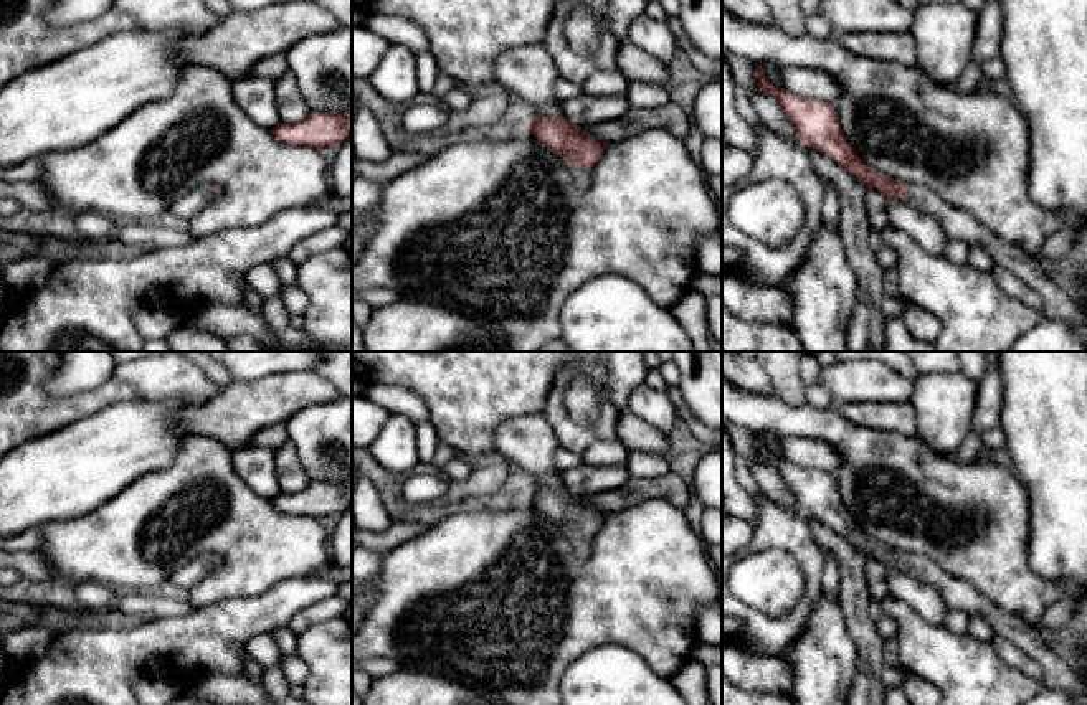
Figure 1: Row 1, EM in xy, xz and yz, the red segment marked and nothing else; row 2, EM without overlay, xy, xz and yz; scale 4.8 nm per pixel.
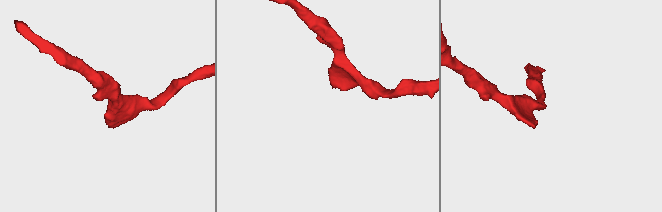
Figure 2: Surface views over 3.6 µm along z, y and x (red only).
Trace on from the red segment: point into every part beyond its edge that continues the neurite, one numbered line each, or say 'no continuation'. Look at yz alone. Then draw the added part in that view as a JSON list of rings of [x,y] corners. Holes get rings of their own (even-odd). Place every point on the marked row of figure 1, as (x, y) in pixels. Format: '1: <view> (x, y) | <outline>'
1: yz (958, 225) | [[[907,183],[905,200],[912,208],[935,216],[950,241],[981,248],[998,267],[1013,272],[1021,282],[1032,287],[1041,296],[1044,319],[1072,324],[1087,345],[1085,312],[1046,274],[1037,254],[1029,254],[1023,248],[996,238],[971,215],[950,206],[925,187]]]

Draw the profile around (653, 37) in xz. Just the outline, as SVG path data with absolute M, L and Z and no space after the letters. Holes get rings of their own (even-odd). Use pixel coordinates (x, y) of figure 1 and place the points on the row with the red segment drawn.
M641 13L629 25L628 41L666 66L679 50L667 21L657 21L646 13Z

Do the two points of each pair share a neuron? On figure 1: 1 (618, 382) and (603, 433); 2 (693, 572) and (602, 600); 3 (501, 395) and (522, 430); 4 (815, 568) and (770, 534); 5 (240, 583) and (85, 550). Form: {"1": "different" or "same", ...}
{"1": "different", "2": "same", "3": "different", "4": "same", "5": "same"}

